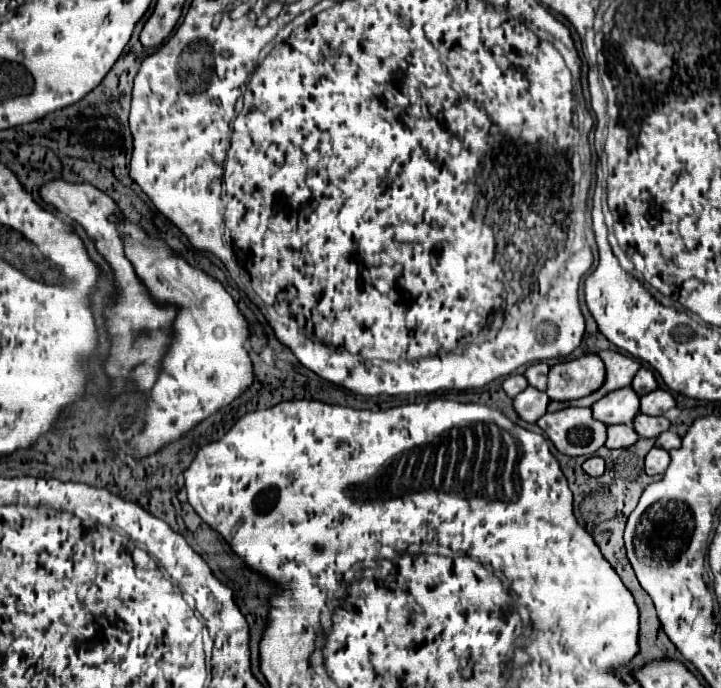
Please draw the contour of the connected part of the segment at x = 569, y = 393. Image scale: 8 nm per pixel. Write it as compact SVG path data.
M594 353L572 361L556 363L548 373L548 397L552 401L572 401L600 389L606 379L606 367Z

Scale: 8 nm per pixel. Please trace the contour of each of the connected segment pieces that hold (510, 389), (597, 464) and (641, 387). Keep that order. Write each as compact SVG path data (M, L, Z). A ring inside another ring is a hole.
M510 375L504 383L502 383L504 391L510 395L510 397L516 397L518 393L522 393L526 387L528 387L528 381L524 375Z
M590 457L590 459L584 461L582 469L584 469L590 477L602 477L604 471L606 471L606 467L604 467L604 459L602 459L602 457Z
M640 369L632 381L632 389L638 393L638 395L644 395L644 393L650 393L652 389L656 389L658 383L656 383L656 377L650 369Z

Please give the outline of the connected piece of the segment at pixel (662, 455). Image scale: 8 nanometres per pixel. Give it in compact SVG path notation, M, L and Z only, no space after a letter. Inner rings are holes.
M652 447L650 453L646 455L646 473L648 475L662 475L668 465L670 465L670 455L664 449Z

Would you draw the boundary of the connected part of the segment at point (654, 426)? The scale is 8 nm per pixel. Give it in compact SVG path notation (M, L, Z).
M638 413L634 419L634 429L640 437L658 437L660 433L668 431L672 425L666 417L650 417L650 415L642 415Z

